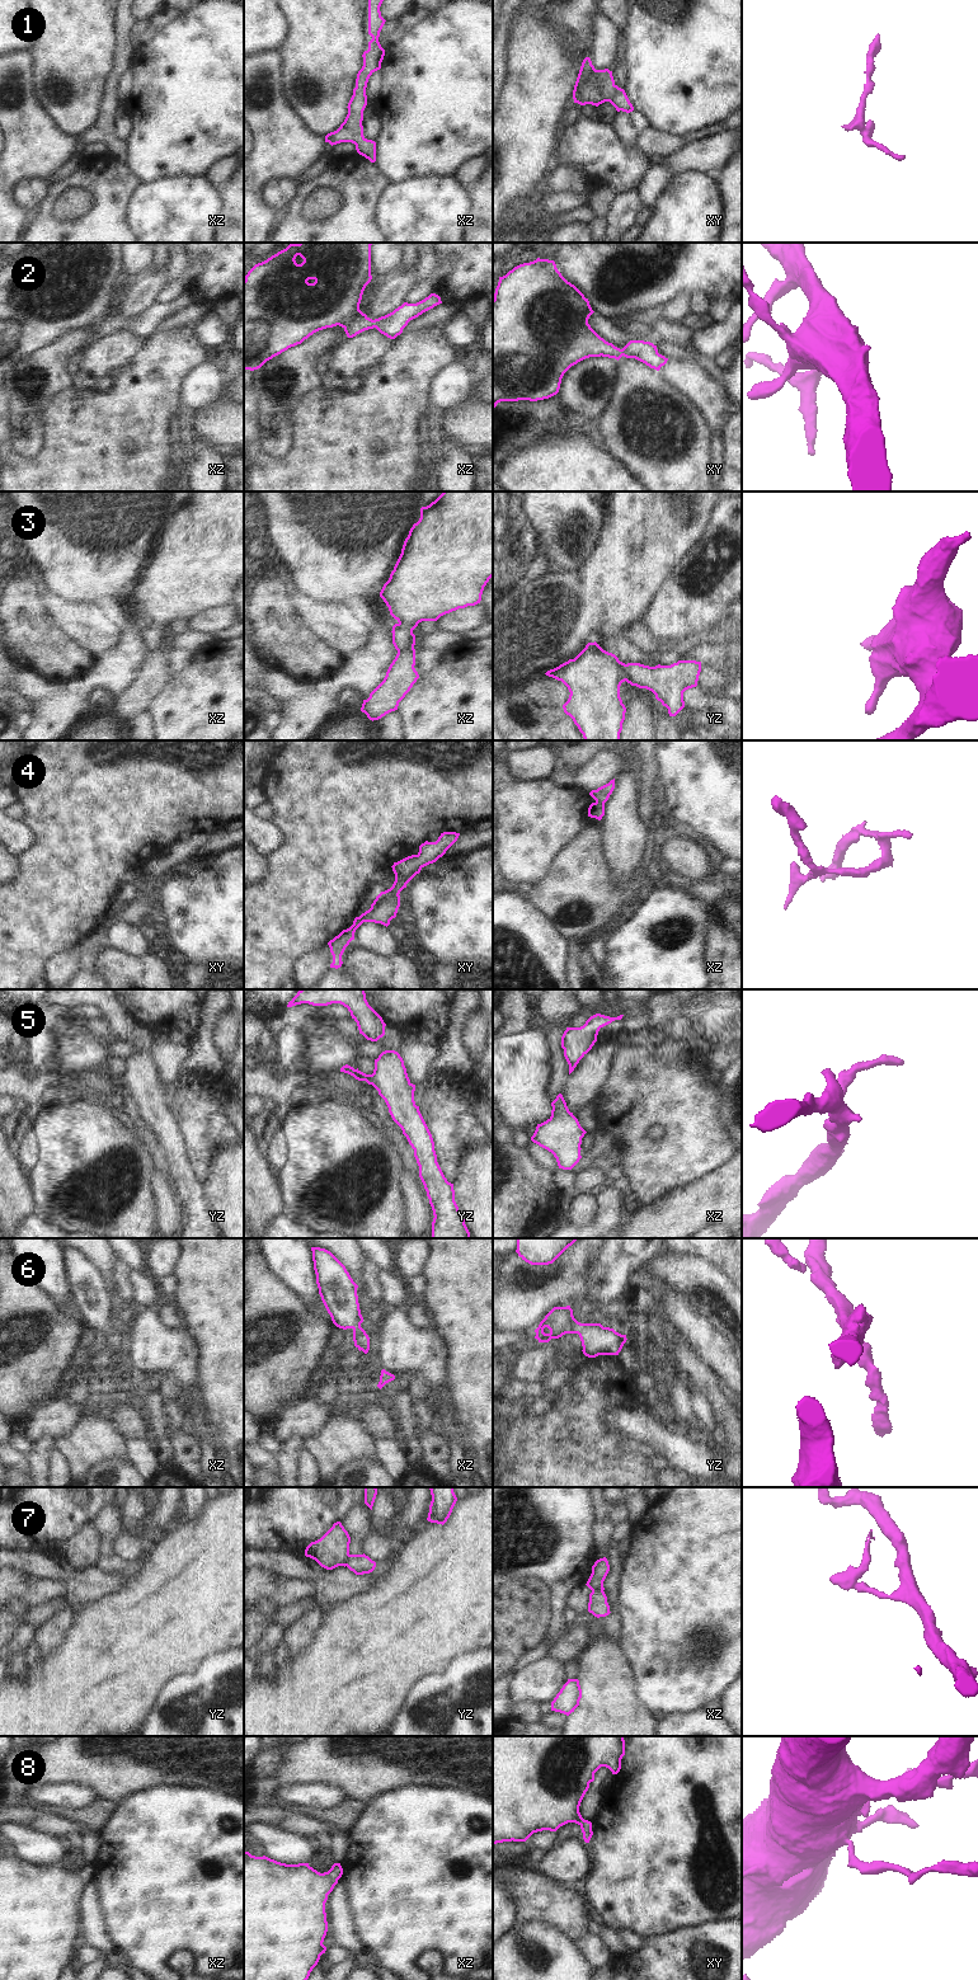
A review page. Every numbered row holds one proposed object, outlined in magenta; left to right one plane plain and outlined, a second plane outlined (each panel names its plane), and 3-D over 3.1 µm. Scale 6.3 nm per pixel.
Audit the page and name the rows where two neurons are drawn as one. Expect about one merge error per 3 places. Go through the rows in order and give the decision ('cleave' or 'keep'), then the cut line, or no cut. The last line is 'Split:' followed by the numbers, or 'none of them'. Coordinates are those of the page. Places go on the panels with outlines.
1: keep; no cut
2: keep; no cut
3: keep; no cut
4: cleave; cut in xz along (596, 802), (603, 805)
5: keep; no cut
6: keep; no cut
7: cleave; cut in yz along (349, 1555), (346, 1565)
8: keep; no cut
Split: 4, 7

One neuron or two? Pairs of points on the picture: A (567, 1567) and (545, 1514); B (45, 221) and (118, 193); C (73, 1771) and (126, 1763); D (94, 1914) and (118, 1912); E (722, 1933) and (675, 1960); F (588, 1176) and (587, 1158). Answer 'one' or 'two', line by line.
A: one
B: one
C: one
D: two
E: one
F: two

